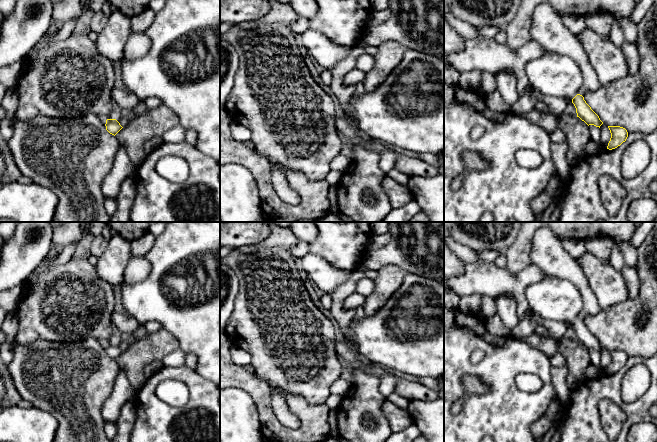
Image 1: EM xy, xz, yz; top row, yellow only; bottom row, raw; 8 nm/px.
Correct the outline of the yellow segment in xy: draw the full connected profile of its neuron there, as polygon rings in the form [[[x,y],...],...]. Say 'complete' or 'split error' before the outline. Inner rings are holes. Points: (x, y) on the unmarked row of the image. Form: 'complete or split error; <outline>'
complete; [[[107,343],[105,350],[106,354],[114,360],[123,352],[116,343]]]

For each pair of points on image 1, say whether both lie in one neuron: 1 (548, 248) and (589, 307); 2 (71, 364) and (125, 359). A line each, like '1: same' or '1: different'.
1: same
2: different

